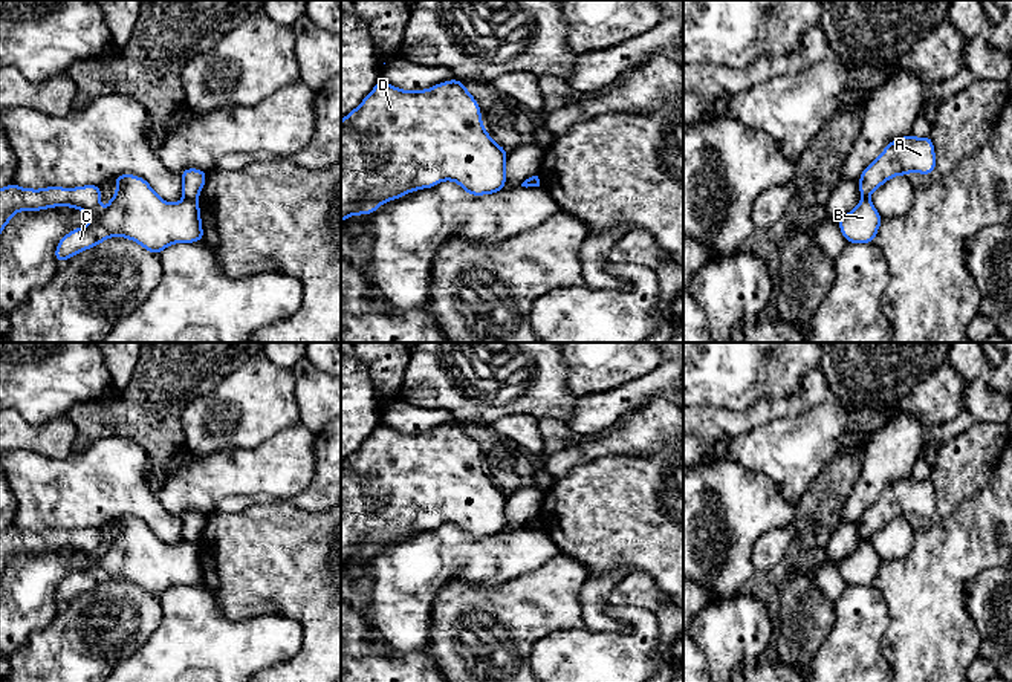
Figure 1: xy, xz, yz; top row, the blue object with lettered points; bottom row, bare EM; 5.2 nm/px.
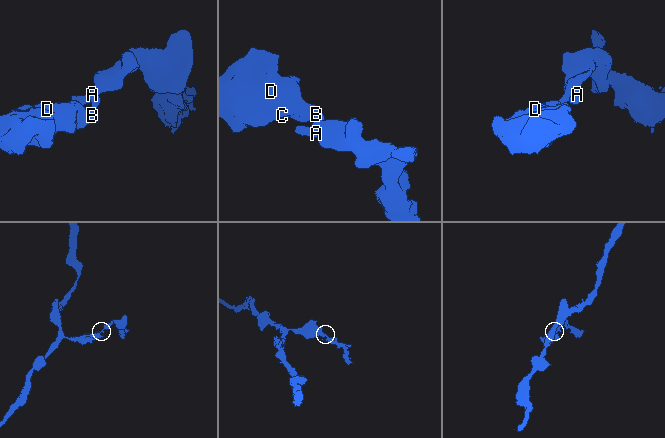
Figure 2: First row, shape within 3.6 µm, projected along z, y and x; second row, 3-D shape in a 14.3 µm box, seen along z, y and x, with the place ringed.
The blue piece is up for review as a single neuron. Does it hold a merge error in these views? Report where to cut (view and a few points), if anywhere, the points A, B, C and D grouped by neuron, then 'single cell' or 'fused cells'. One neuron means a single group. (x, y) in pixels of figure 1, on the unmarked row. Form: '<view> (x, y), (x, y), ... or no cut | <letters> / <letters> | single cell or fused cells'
xy (184, 540), (196, 543) | A / B C D | fused cells

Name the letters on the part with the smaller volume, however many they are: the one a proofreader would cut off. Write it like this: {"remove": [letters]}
{"remove": ["A"]}

